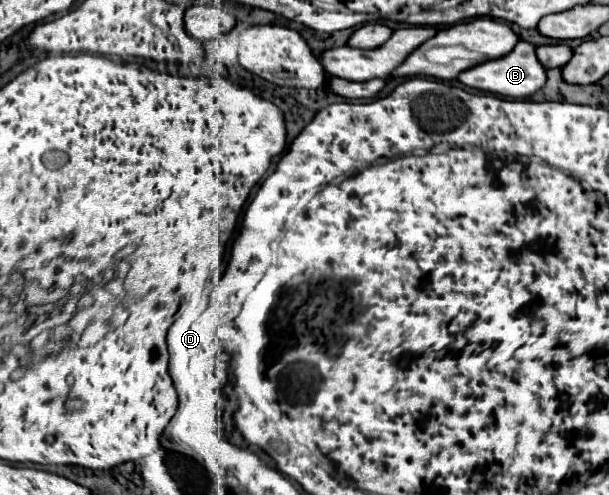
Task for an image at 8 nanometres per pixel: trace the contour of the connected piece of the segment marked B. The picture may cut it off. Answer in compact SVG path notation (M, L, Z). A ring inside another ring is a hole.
M519 41L517 47L509 53L503 55L501 59L493 59L487 63L481 63L469 71L463 71L457 77L463 85L473 87L473 89L481 89L481 91L489 91L501 97L511 97L511 99L521 99L521 97L529 97L535 91L539 91L545 83L547 83L547 69L541 65L541 61L535 55L535 45L529 41Z

